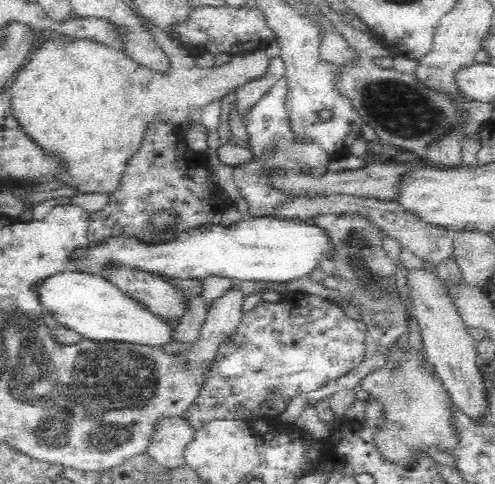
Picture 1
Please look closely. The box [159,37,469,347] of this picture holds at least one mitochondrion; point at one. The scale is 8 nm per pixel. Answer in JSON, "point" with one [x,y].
{"point":[400,109]}

